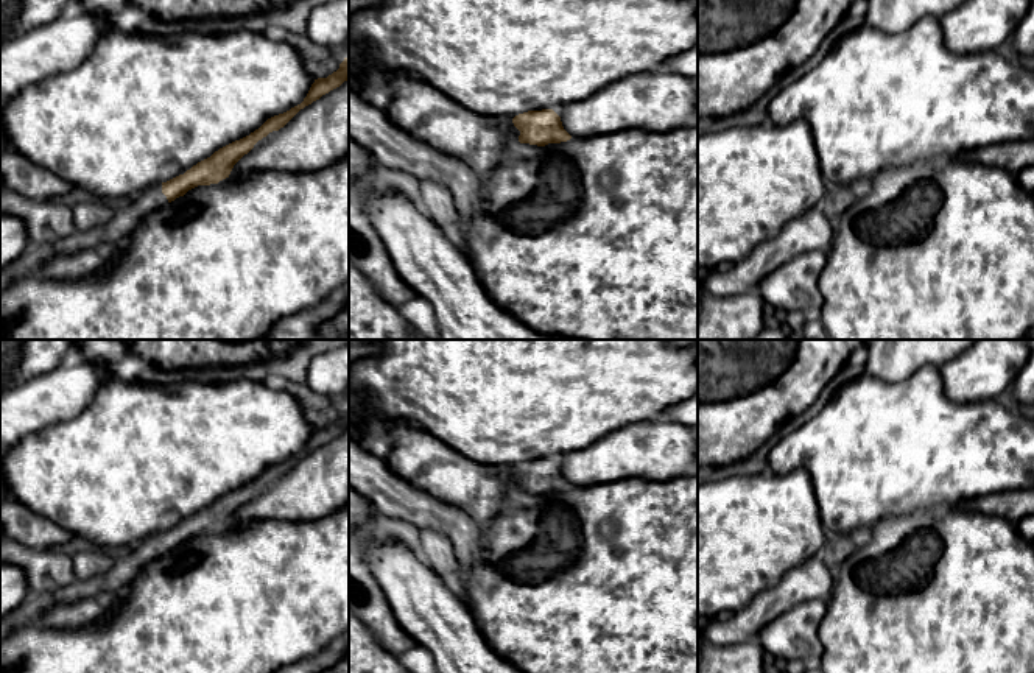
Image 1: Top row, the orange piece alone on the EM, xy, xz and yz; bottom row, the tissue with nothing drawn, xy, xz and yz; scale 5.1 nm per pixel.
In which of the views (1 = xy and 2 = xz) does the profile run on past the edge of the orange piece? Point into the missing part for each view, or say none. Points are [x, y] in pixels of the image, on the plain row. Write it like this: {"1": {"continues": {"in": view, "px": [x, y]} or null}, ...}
{"1": {"continues": {"in": "xy", "px": [123, 570]}}, "2": {"continues": null}}

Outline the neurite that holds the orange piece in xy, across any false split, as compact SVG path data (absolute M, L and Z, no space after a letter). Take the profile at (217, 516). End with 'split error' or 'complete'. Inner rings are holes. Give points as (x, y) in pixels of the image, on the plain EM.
M349 405L344 407L336 421L327 427L315 428L301 453L268 467L258 478L220 497L210 506L198 511L184 523L167 531L156 533L135 544L129 555L115 558L112 567L106 573L87 581L75 581L56 590L30 594L17 609L0 618L0 640L20 625L36 623L39 615L58 603L72 603L84 597L95 597L101 592L120 592L128 587L135 575L154 559L156 553L171 551L198 534L218 533L229 527L234 514L248 503L258 489L266 486L269 481L283 477L301 458L339 436L347 428Z; split error

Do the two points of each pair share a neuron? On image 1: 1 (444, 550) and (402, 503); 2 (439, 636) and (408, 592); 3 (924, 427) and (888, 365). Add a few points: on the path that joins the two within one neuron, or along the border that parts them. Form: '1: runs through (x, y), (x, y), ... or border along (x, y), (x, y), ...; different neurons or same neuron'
1: border along (419, 528), (433, 528), (443, 533), (453, 552); different neurons
2: runs through (439, 625), (419, 603); same neuron
3: border along (930, 365), (899, 382), (866, 373); different neurons

